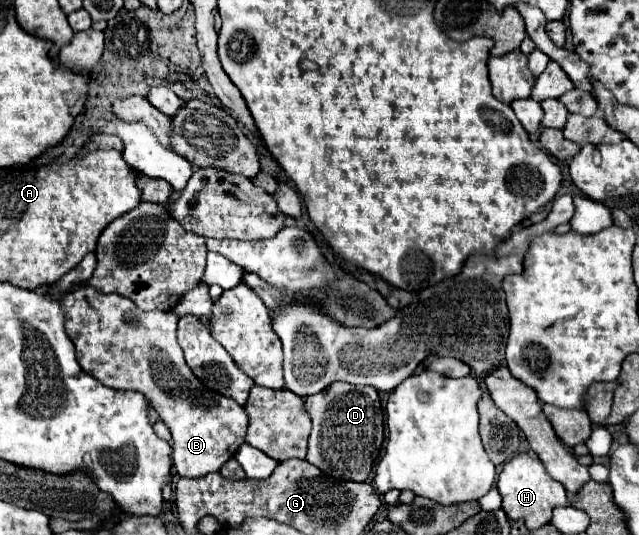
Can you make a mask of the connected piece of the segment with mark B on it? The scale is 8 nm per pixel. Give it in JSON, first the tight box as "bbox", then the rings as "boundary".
{"bbox":[61,285,247,477],"boundary":[[[81,285],[69,291],[61,301],[65,313],[65,333],[73,341],[77,349],[77,361],[81,369],[93,377],[97,377],[103,385],[113,389],[131,389],[143,393],[161,421],[169,427],[173,435],[173,467],[179,477],[203,477],[207,473],[219,471],[223,463],[227,463],[237,449],[245,443],[247,433],[247,413],[241,405],[237,405],[231,397],[217,395],[203,385],[199,387],[199,379],[187,367],[183,359],[183,351],[177,343],[175,329],[179,315],[175,311],[141,311],[135,303],[117,293],[101,293],[91,285]]]}

